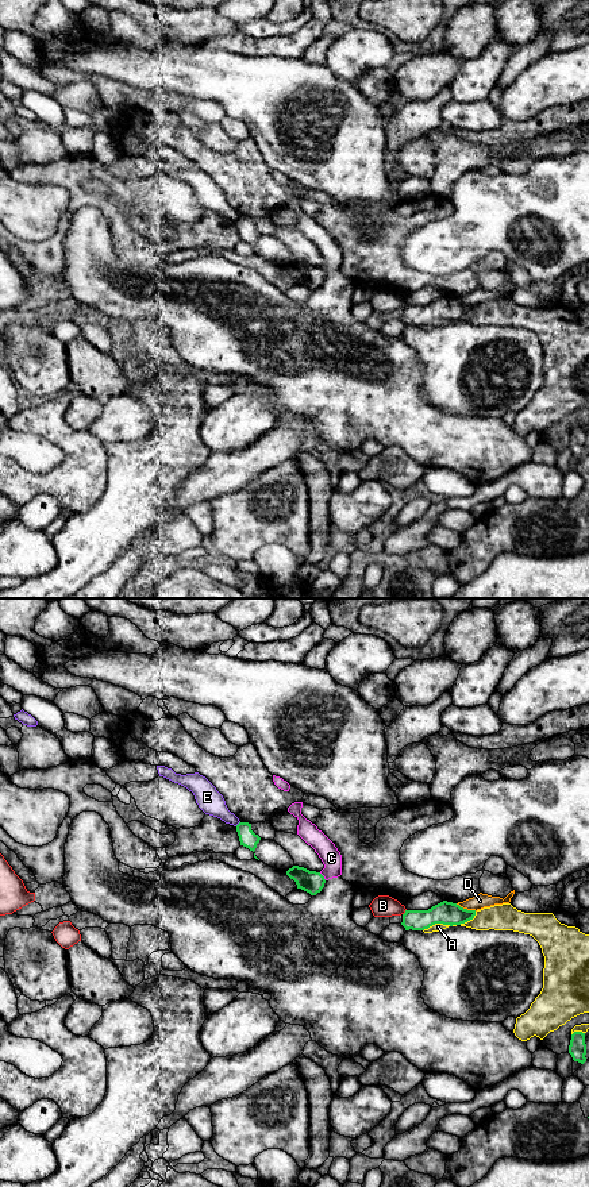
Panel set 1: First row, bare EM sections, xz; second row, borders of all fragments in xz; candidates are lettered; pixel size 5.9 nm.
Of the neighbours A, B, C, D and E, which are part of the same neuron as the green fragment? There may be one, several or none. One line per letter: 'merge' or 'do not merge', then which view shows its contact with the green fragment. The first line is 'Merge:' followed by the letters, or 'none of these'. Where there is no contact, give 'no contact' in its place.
Merge: none of these
A: do not merge; contact in xz
B: do not merge; contact in xz
C: do not merge; contact in xz
D: do not merge; contact in xz
E: do not merge; contact in xz

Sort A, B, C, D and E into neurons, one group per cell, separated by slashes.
A / B / C / D / E

